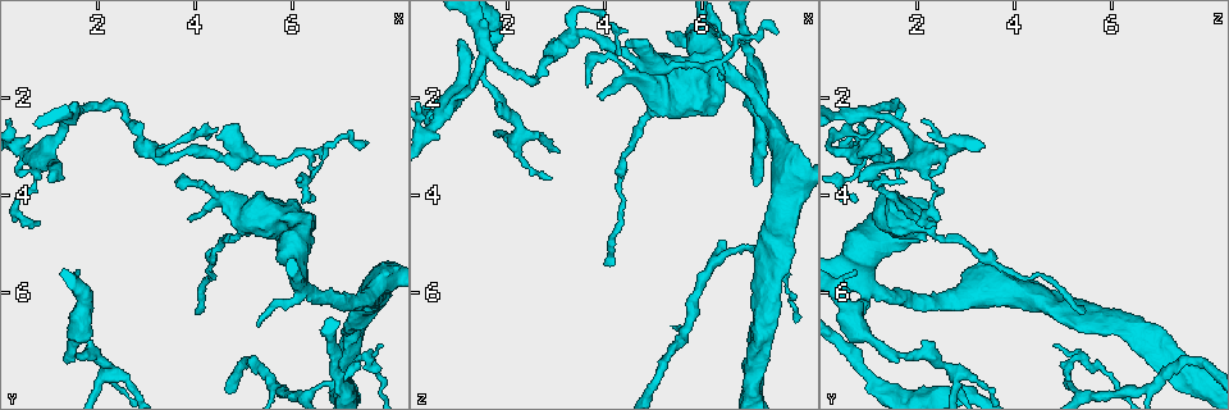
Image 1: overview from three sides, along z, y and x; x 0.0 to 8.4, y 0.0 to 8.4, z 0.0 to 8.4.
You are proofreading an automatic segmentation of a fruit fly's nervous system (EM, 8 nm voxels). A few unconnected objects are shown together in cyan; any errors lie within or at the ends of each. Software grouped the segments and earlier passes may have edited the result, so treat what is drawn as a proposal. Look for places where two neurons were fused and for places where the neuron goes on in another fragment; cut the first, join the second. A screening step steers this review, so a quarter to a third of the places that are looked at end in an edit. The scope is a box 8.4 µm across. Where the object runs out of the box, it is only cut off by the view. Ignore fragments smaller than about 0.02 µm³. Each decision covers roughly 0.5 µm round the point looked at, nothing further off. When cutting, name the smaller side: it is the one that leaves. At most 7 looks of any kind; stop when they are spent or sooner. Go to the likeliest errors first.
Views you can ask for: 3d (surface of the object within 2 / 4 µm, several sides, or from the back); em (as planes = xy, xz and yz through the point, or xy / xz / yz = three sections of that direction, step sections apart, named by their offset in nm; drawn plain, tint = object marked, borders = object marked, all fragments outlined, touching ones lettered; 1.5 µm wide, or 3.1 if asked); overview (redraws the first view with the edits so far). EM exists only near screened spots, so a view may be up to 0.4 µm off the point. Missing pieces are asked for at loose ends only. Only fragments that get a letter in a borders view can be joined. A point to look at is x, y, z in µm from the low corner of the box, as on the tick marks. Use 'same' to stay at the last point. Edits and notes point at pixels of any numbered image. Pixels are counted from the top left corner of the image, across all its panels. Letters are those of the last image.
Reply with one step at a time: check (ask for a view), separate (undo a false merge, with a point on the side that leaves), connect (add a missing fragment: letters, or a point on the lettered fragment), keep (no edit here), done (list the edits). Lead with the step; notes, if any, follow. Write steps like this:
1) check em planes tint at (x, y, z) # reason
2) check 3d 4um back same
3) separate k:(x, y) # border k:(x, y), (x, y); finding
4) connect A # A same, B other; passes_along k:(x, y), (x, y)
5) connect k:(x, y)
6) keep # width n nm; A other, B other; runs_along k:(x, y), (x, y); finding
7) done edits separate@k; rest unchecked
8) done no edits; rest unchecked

check 3d 4um at (1.70, 5.60, 0.70) # free end

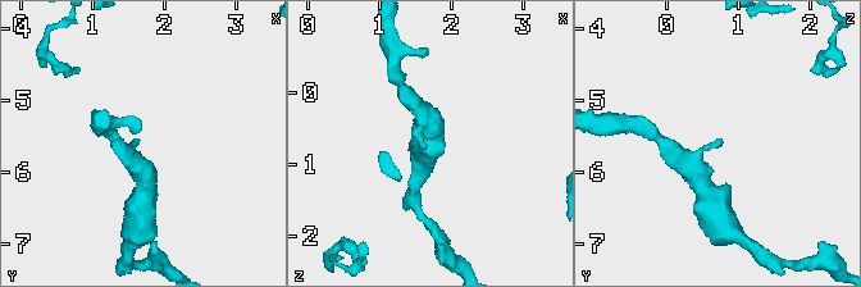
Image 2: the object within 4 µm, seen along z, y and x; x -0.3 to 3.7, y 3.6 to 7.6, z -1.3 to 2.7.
check em planes tint at (1.70, 5.55, 0.75) # arm_widths 260, 340 nm; now the EM

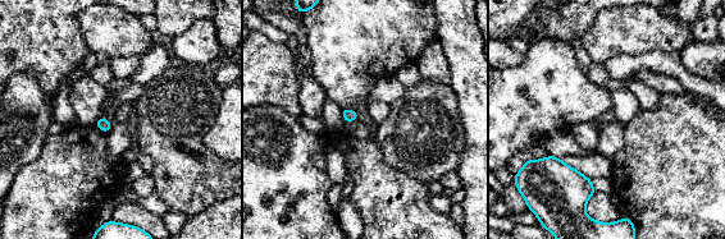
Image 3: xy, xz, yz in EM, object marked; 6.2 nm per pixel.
check em planes borders same

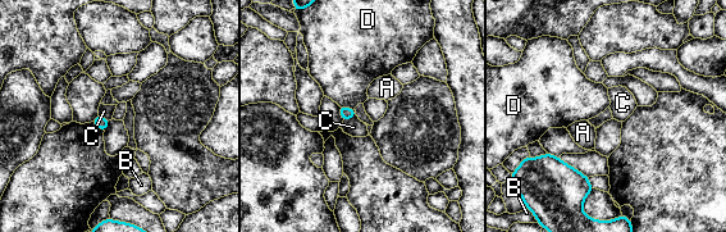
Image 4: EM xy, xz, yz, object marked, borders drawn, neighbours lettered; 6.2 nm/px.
keep # A other, B other, C other, D other; border 4:(356, 114), (343, 121); no lettered fragment goes on from it

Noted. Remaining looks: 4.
check em xz step 8 borders at (7.60, 3.00, 0.70) # thin end

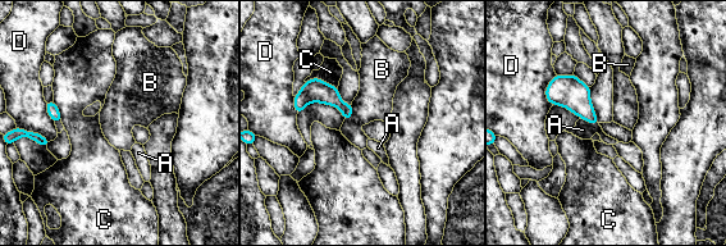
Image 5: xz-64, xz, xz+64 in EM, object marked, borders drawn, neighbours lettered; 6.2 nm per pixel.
check em planes borders same # another direction

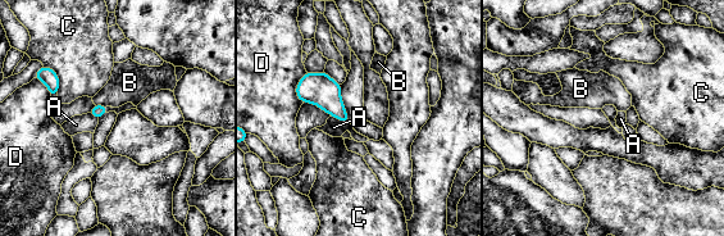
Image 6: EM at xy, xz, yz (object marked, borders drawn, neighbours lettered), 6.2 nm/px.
keep # A other, B other, C other, D other; none of them fits

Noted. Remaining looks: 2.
done no edits; rest unchecked

